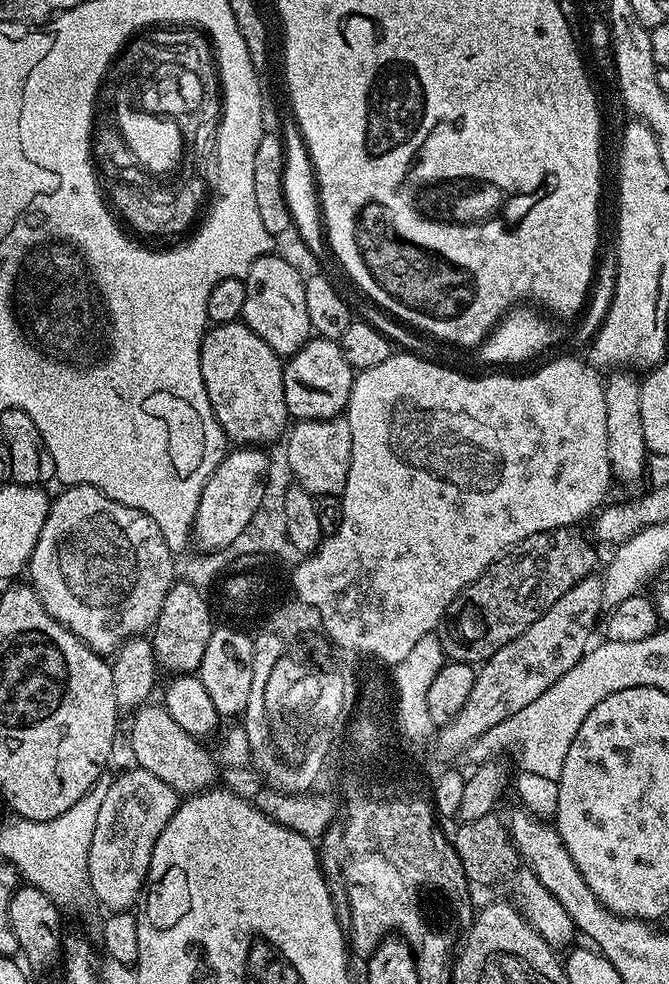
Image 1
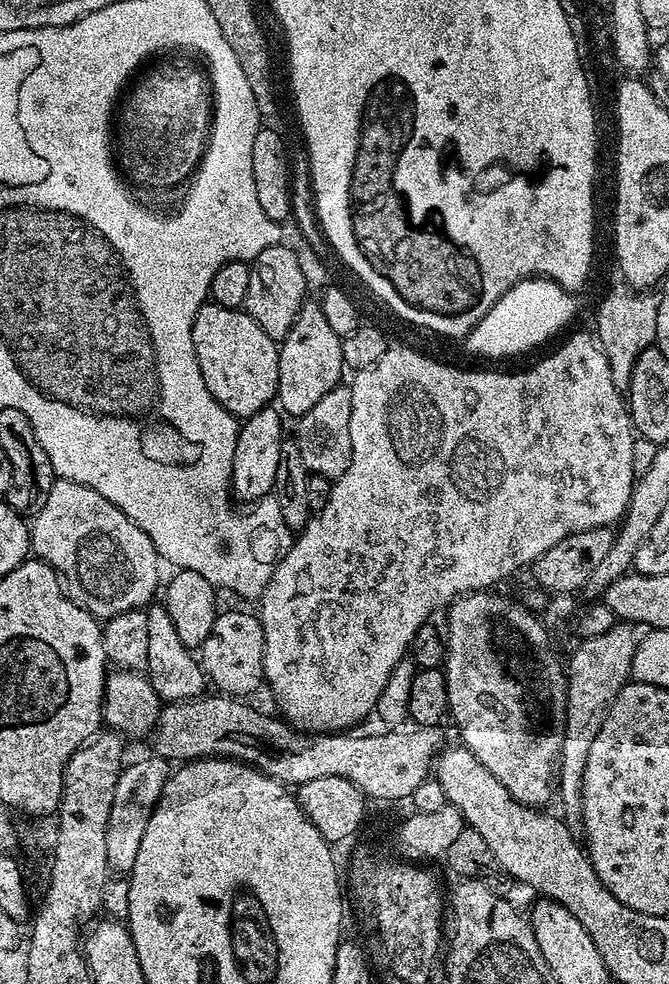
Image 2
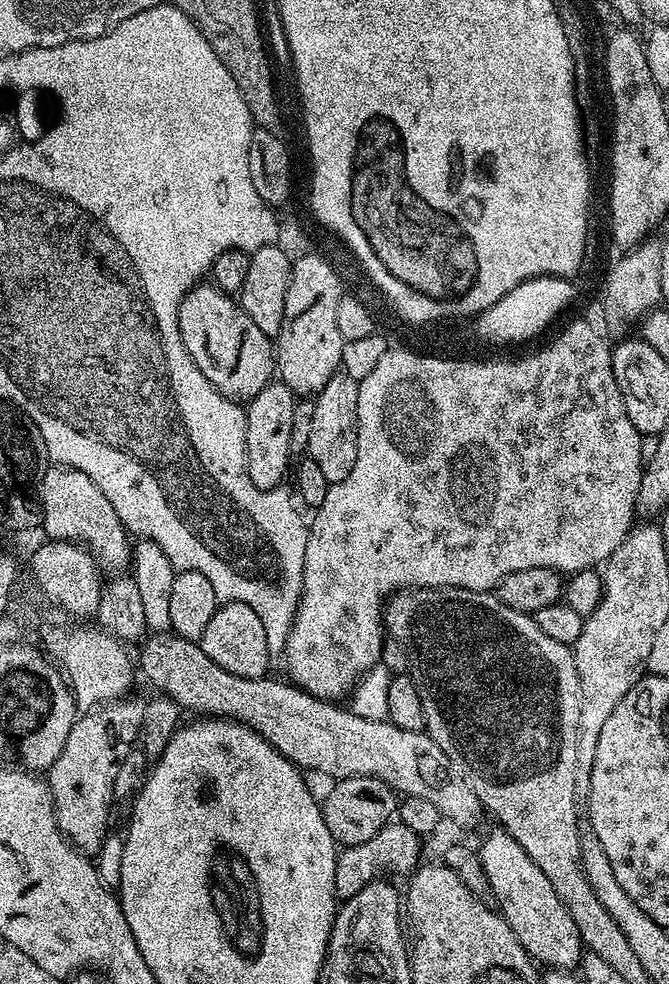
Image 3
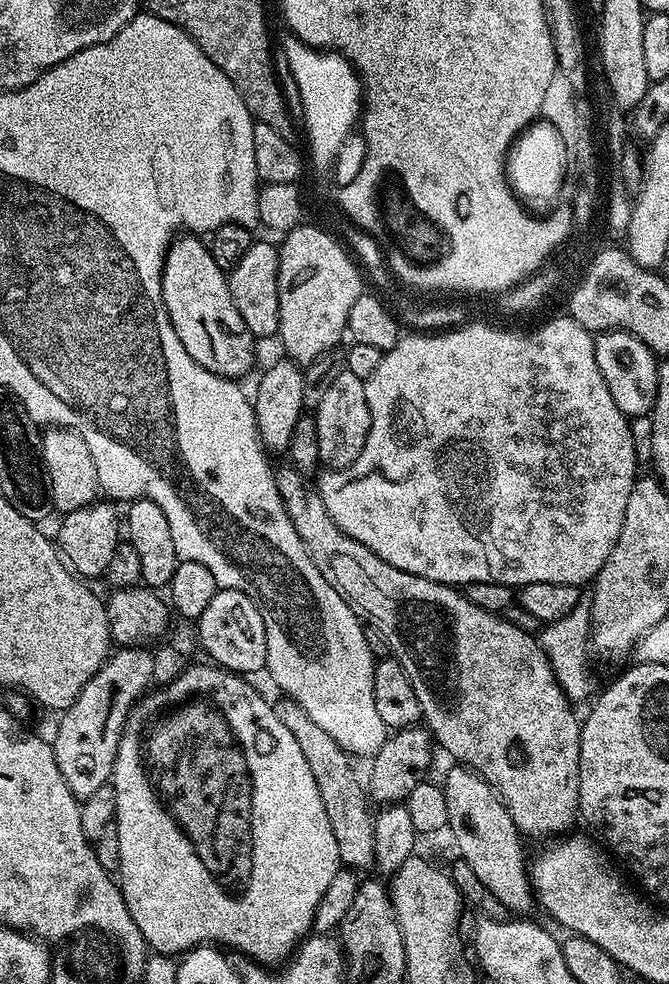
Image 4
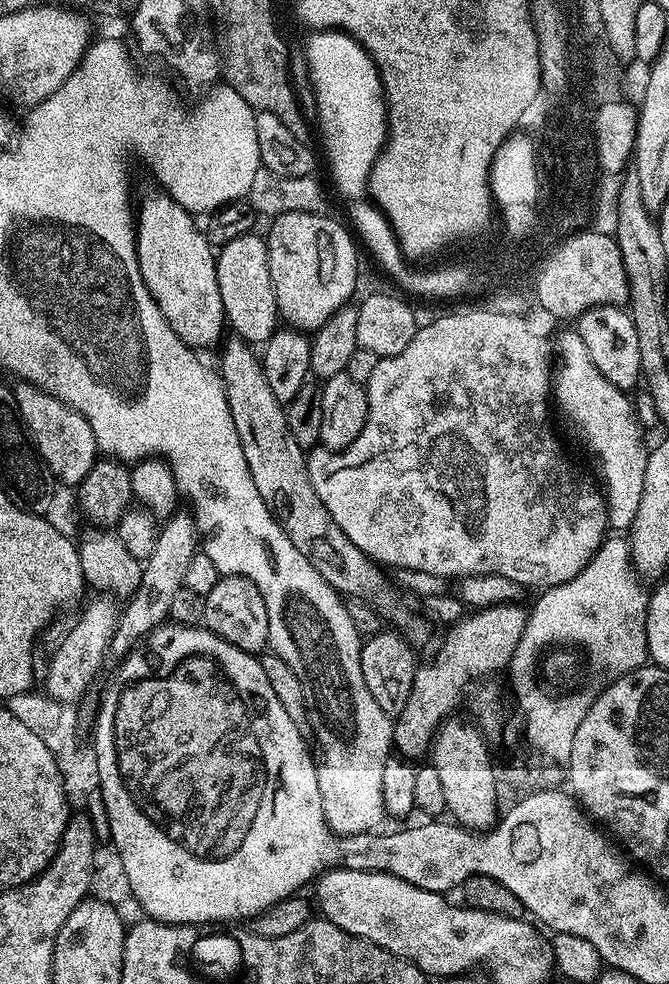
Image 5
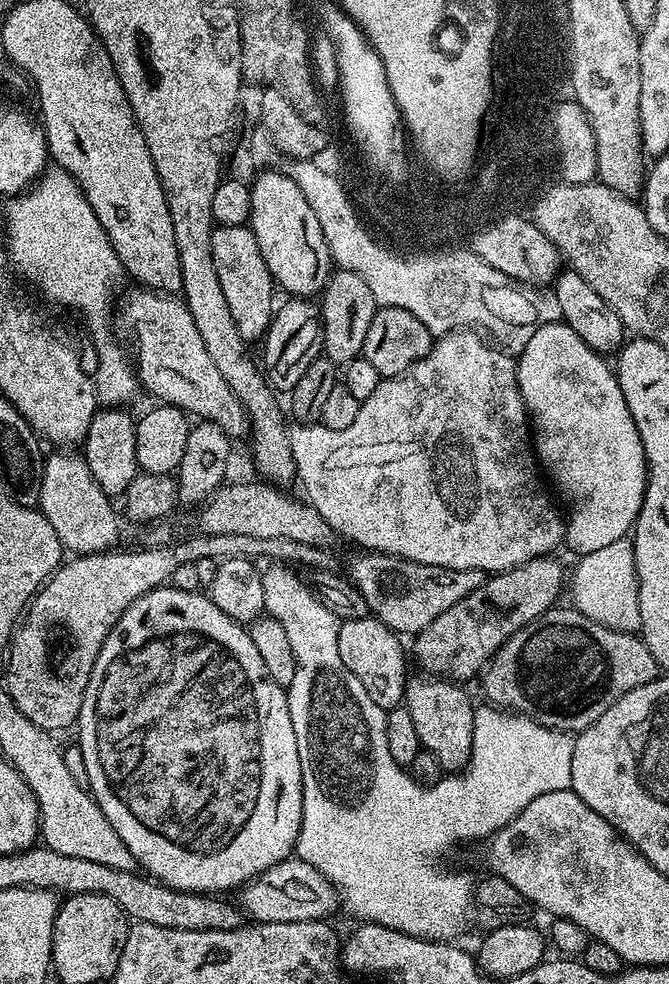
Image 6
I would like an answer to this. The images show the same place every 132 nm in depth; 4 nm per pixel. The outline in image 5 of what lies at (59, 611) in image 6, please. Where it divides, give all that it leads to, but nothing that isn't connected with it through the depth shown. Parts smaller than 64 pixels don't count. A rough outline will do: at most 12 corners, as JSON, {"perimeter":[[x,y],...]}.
{"perimeter":[[100,594],[80,612],[44,672],[43,691],[79,705],[100,672],[118,604]]}

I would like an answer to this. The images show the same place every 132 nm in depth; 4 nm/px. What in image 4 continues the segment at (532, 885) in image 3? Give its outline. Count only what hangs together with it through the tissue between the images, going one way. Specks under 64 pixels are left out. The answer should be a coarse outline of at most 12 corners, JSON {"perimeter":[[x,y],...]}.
{"perimeter":[[478,773],[442,779],[447,831],[516,914],[534,896],[522,833]]}

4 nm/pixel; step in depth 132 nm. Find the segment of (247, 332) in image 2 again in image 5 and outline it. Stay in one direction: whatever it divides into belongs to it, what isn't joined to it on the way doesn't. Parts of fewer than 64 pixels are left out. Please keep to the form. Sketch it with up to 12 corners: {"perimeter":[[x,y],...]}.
{"perimeter":[[155,191],[134,216],[142,282],[193,350],[226,321],[197,217]]}

